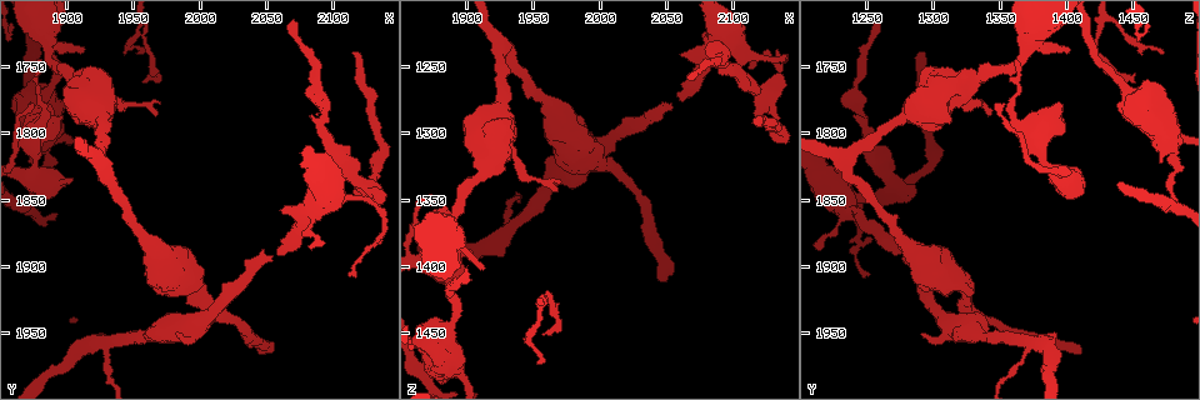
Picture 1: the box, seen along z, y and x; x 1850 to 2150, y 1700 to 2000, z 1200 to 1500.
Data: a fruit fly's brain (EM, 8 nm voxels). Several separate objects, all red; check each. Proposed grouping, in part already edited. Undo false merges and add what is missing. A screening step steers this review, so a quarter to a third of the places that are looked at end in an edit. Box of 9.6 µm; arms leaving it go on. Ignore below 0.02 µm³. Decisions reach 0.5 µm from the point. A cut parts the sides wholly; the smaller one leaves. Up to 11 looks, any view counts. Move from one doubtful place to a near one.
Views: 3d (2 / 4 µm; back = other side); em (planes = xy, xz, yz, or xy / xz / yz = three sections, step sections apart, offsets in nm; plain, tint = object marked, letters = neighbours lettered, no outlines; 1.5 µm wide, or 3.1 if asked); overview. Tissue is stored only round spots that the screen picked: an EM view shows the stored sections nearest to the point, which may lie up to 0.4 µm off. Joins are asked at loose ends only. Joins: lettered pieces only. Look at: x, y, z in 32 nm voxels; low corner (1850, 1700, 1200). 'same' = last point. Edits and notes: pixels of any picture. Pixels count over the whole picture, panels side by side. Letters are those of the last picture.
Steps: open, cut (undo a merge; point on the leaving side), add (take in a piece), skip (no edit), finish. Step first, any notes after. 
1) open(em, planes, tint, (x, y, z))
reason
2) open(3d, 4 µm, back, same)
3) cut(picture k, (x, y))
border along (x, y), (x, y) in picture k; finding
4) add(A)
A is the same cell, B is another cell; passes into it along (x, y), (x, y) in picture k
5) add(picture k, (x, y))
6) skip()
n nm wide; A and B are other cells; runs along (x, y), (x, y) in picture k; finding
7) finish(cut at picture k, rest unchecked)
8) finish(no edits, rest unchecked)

open(em, planes, tint, (2044, 1966, 1410))
end of a long branch

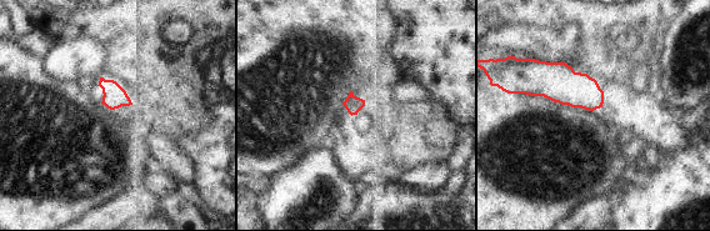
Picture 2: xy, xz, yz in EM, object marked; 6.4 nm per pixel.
open(em, planes, letters, same)
see the neighbours

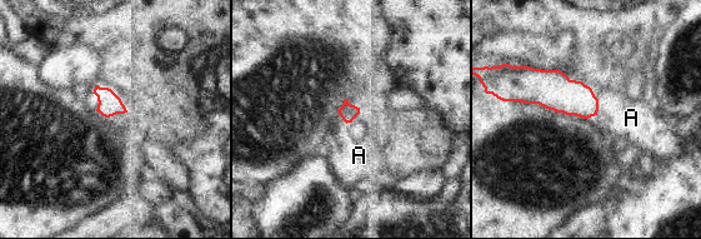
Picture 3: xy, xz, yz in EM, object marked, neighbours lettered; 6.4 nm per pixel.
add(A)
A is the same cell; passes into it along (562, 95), (597, 106), (631, 118) in picture 3; the cell continues

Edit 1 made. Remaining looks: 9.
open(3d, 4 µm, (1870, 1852, 1478))
narrows sharply

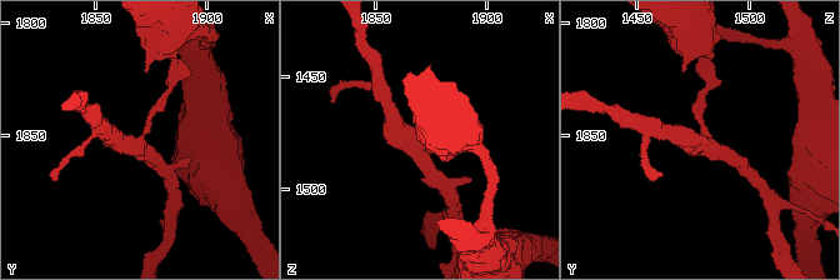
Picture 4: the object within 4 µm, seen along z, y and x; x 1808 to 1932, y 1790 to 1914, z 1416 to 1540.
open(em, planes, tint, (1870, 1853, 1480))
3 arms; shape alone is not enough

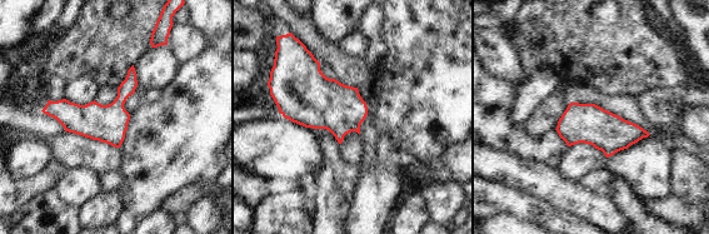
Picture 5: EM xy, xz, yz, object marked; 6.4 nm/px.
open(em, planes, letters, same)
see the neighbours

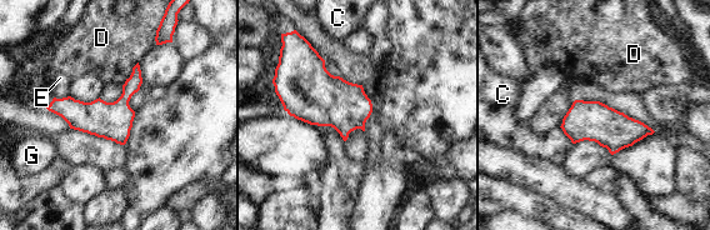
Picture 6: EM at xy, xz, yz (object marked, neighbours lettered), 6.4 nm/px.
skip()
C touches over 150 nm; C, D, E and G are other cells; border along (156, 35), (155, 44) in picture 6; one cell here

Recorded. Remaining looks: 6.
open(em, planes, plain, (1904, 1836, 1390))
stops while still wide

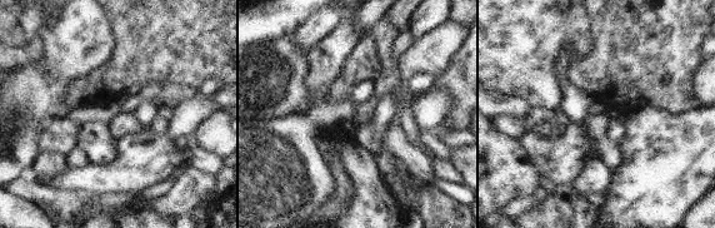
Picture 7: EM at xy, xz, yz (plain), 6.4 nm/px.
open(em, planes, letters, same)

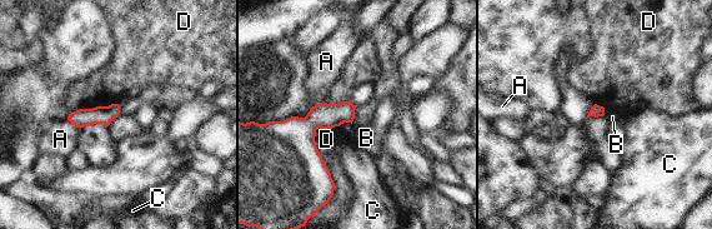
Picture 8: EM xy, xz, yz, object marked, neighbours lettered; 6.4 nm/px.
skip()
A, B, C and D are other cells; none of them fits

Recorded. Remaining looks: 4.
open(3d, 4 µm, (2118, 1736, 1292))
end of a long branch

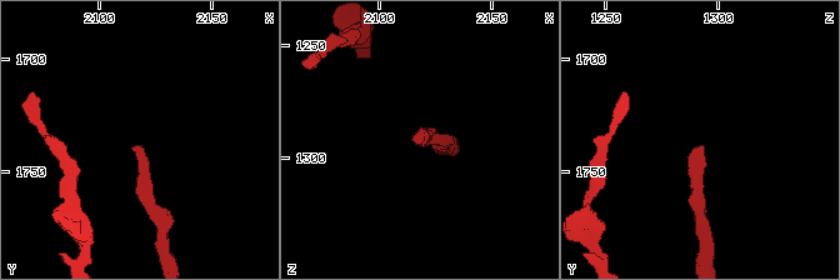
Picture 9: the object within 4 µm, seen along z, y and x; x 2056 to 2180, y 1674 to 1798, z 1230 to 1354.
open(em, planes, plain, (2116, 1739, 1292))
need the tissue

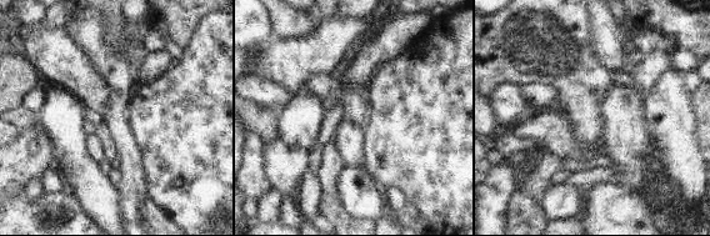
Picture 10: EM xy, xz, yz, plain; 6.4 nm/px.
open(em, planes, letters, same)
what lies round it

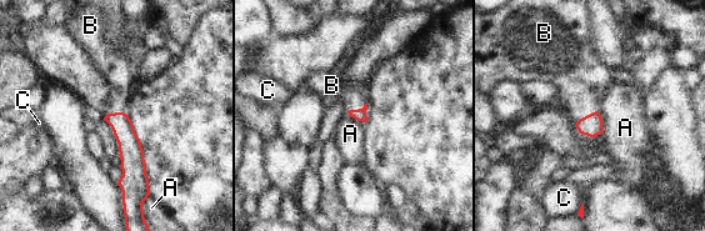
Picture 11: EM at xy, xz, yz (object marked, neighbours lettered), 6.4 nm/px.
add(B)
B is the same cell, A and C are other cells; passes into it along (360, 115), (356, 110), (331, 85) in picture 11; the cell continues

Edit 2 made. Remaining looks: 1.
finish(add at picture 3, add at picture 11, rest unchecked)

